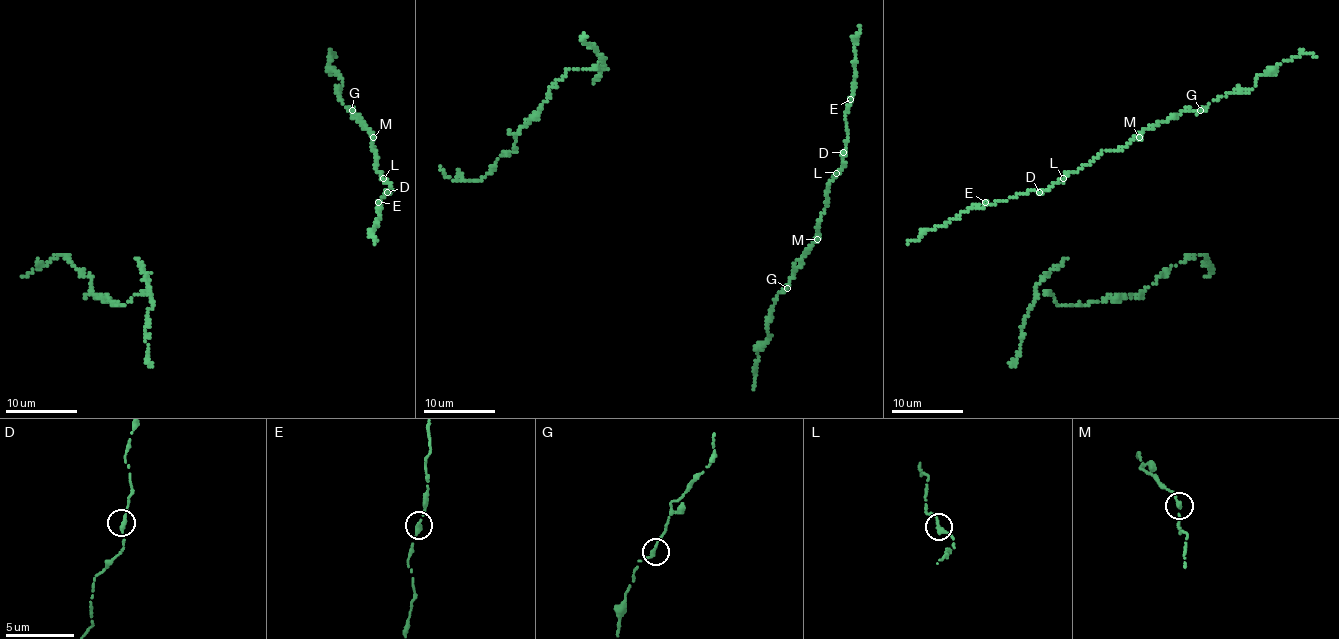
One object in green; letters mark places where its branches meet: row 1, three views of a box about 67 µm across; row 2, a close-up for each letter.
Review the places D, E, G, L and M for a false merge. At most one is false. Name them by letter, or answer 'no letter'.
no letter

